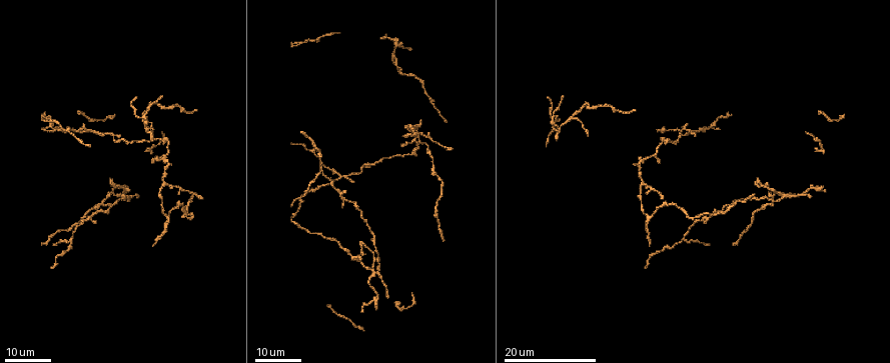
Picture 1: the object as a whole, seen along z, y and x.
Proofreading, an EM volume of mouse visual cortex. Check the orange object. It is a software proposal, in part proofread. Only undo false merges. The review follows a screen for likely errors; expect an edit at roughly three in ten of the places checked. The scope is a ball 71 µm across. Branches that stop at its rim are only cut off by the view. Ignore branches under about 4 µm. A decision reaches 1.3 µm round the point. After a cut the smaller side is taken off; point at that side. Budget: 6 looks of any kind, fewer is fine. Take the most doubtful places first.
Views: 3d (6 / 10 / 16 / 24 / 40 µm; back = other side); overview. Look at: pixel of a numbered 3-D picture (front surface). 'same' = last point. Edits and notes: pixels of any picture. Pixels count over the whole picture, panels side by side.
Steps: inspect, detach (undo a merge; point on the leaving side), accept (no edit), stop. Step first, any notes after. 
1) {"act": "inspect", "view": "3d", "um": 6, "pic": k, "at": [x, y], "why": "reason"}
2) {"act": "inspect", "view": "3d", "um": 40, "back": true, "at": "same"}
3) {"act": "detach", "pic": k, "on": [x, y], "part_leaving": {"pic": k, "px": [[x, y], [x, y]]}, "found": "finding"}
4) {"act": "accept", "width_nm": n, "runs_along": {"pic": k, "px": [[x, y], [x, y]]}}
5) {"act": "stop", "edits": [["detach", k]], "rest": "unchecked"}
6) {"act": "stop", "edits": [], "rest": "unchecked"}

{"act": "inspect", "view": "3d", "um": 24, "pic": 1, "at": [339, 179], "why": "arms part here"}

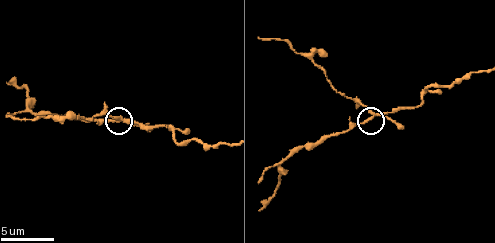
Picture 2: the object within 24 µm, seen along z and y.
{"act": "inspect", "view": "3d", "um": 6, "pic": 2, "at": [370, 117]}

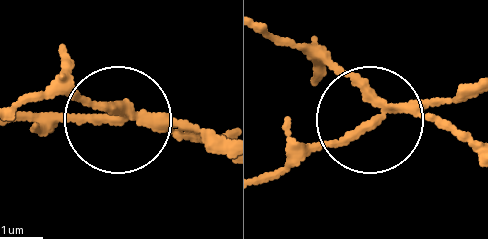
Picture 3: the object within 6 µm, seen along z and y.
{"act": "detach", "pic": 3, "on": [459, 133], "arms": 3, "part_leaving": {"pic": 3, "px": [[394, 109], [268, 37]]}, "found": "two neurons meet here"}

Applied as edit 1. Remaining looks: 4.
{"act": "inspect", "view": "3d", "um": 24, "pic": 1, "at": [168, 161], "why": "two arms in line, one across"}

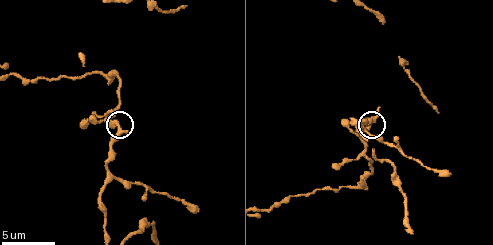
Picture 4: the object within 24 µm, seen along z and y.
{"act": "inspect", "view": "3d", "um": 6, "pic": 4, "at": [121, 131]}

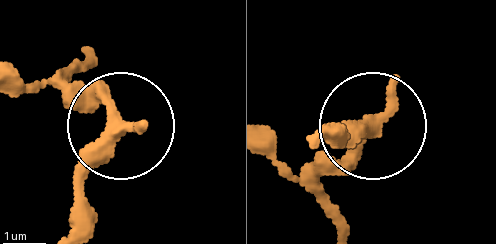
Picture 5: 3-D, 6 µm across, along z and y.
{"act": "accept", "width_nm": 300, "runs_along": {"pic": 5, "px": [[74, 234], [82, 169], [117, 115], [60, 76]]}, "found": "all the same neuron"}

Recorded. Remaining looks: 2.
{"act": "inspect", "view": "3d", "um": 10, "pic": 4, "at": [110, 174], "why": "three-way junction"}

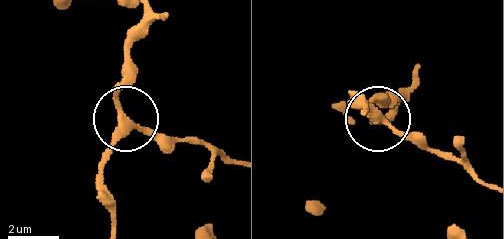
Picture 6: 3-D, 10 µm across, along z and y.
{"act": "inspect", "view": "3d", "um": 6, "pic": 6, "at": [379, 118], "why": "zoom in"}

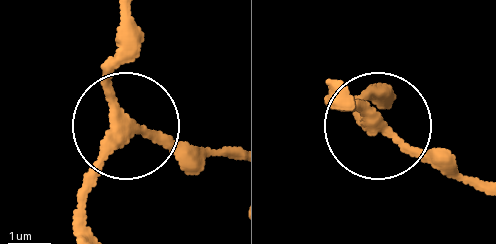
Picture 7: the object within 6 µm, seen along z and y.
{"act": "accept", "side_arm_um": 11, "arms": 3, "found": "one neuron here"}

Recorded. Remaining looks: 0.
{"act": "stop", "edits": [["detach", 3]], "rest": "unchecked"}

